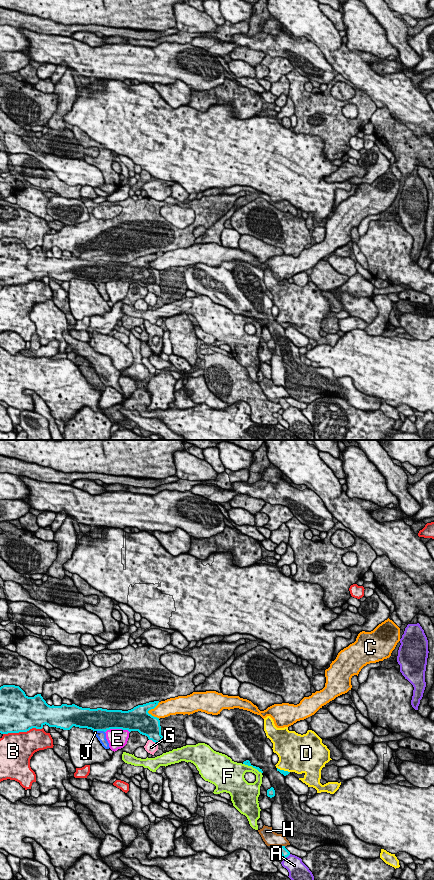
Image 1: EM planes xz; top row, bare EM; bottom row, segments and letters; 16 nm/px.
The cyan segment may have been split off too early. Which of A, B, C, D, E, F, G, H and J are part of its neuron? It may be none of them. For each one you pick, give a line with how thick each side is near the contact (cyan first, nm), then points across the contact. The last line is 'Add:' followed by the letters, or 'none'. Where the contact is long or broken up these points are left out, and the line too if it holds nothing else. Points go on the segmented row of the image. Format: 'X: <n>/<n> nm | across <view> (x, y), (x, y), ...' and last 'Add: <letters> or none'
D: 70/440 nm
Add: D

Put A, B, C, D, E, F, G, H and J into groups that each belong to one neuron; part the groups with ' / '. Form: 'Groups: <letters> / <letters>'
Groups: A / B / C / D / E / F / G / H / J

